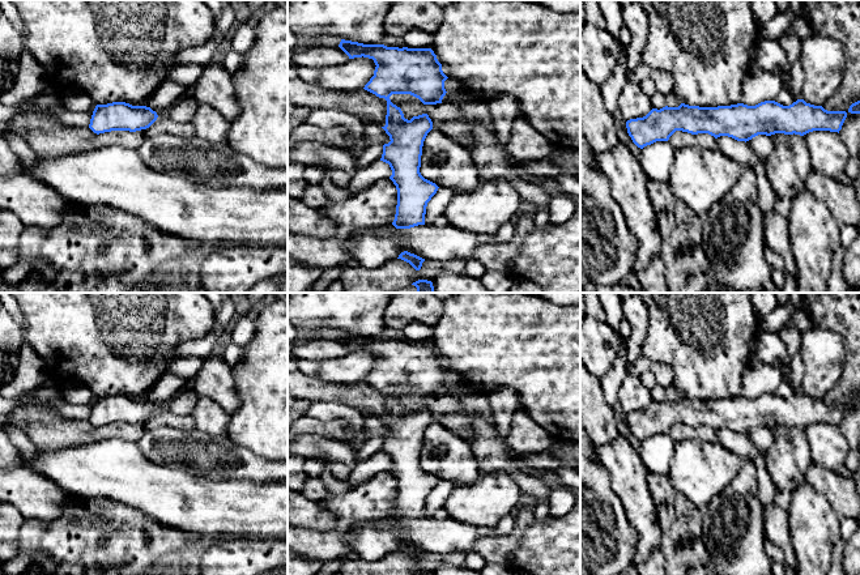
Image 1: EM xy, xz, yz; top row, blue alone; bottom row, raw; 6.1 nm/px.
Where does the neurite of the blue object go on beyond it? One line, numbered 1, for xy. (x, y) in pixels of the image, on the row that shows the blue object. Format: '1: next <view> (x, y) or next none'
1: next none

